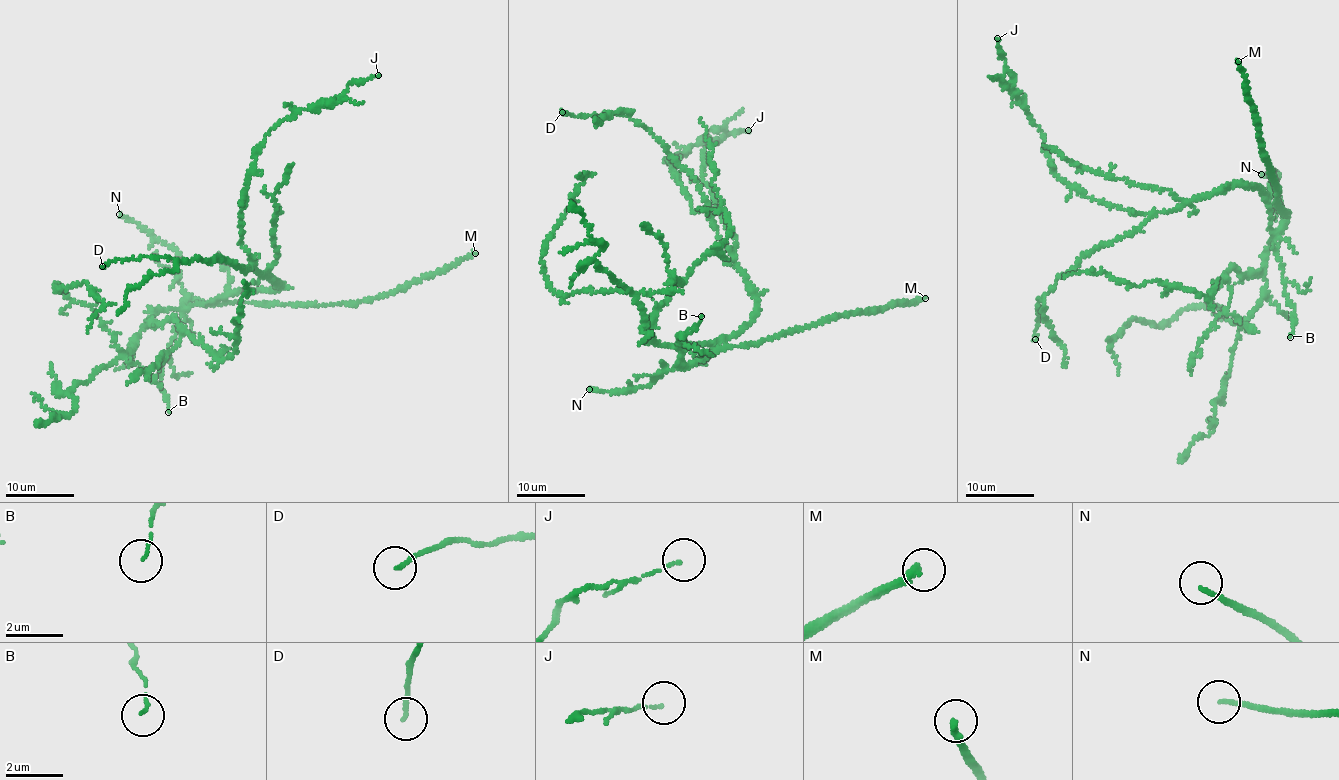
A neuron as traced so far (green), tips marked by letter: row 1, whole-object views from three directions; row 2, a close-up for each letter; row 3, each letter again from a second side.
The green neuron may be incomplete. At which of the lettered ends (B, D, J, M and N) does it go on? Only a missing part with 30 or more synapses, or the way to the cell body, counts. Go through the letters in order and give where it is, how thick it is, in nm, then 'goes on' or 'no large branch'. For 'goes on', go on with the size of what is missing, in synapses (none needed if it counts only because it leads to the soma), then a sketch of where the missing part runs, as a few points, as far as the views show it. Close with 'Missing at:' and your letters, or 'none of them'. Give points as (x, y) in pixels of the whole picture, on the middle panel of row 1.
B: place (701, 316); calibre 100 nm; no large branch
D: place (562, 112); calibre 140 nm; no large branch
J: place (748, 130); calibre 90 nm; no large branch
M: place (925, 298); calibre 260 nm; goes on; 250 synapses
N: place (589, 389); calibre 150 nm; goes on
Missing at: M, N

